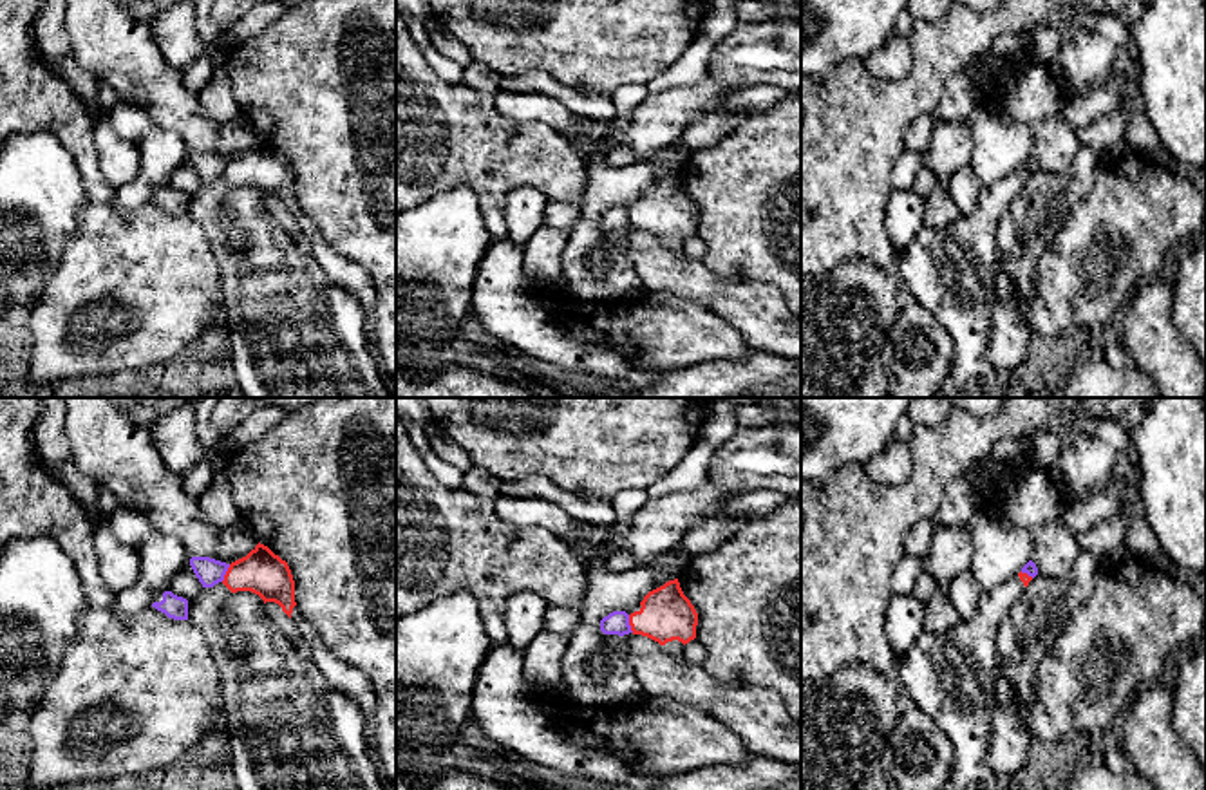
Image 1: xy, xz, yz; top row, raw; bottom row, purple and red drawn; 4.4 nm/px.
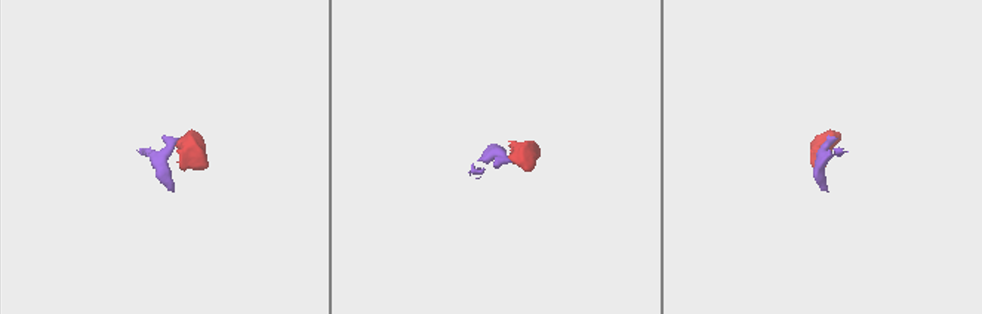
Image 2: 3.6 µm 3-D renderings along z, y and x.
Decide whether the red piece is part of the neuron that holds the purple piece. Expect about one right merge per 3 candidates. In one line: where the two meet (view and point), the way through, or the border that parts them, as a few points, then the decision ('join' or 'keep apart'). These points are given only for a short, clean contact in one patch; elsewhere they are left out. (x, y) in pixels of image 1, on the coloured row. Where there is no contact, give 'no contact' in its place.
contact xy (225, 573); border xy (230, 564), (221, 581); keep apart

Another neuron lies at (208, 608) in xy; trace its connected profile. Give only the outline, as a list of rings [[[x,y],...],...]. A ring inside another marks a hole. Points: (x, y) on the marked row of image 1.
[[[177,571],[168,591],[188,600],[188,620],[204,635],[213,654],[230,736],[231,770],[239,790],[385,790],[367,750],[367,709],[336,689],[309,653],[282,633],[259,595],[231,593],[222,582],[204,588],[190,571]]]

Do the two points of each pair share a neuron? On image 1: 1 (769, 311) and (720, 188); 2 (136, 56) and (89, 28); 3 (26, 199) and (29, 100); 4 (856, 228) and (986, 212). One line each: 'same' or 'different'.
1: different
2: same
3: different
4: different

